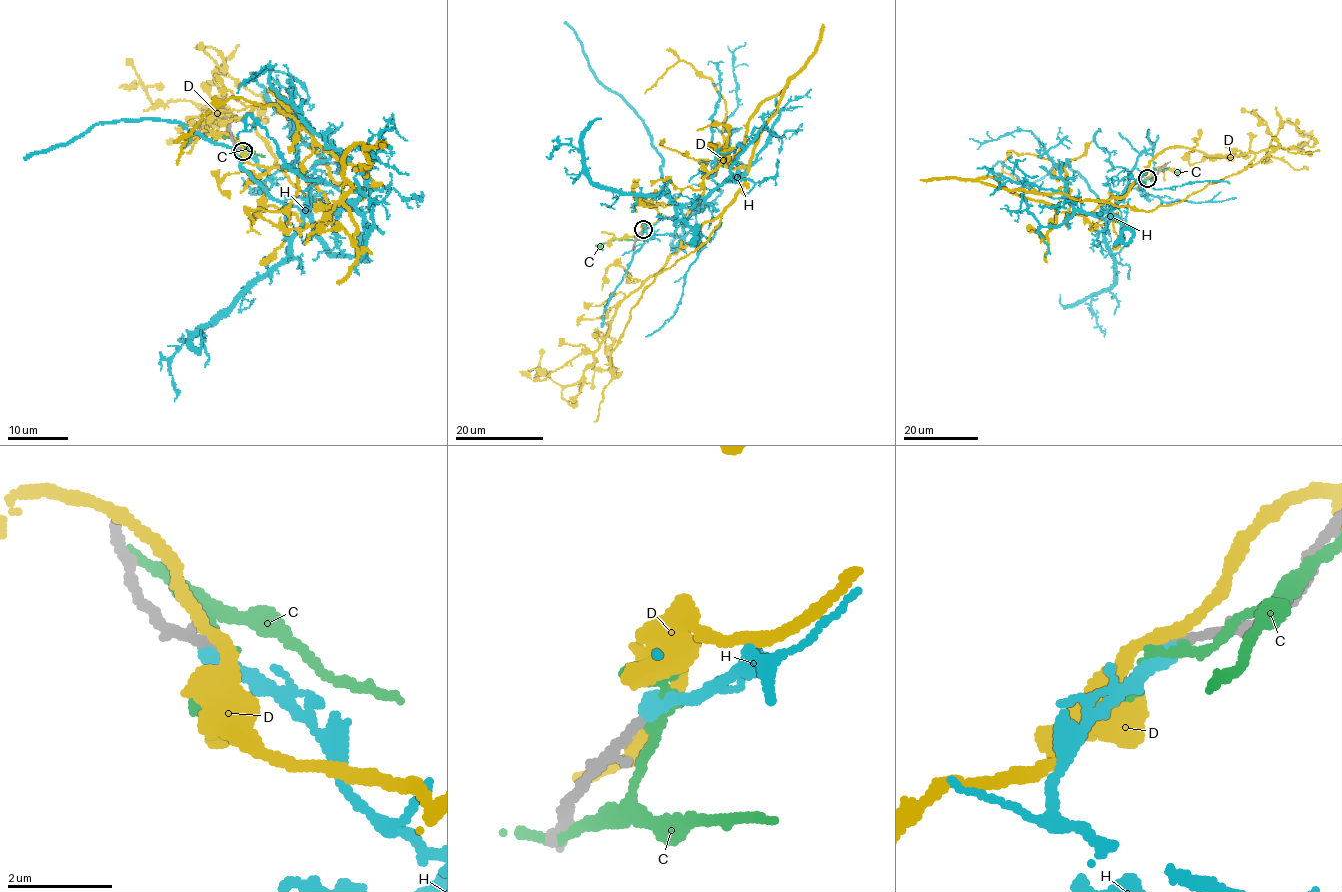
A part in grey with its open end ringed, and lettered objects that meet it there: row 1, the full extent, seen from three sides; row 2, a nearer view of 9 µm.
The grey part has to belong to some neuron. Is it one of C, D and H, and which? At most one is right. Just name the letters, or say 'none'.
H

